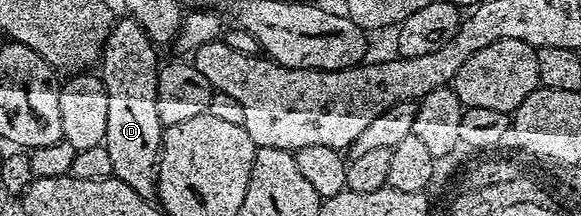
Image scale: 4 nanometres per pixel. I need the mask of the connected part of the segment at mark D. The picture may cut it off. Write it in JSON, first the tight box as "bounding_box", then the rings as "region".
{"bounding_box":[101,17,164,199],"region":[[[123,17],[111,28],[111,33],[103,46],[101,56],[101,78],[103,88],[109,97],[109,125],[105,129],[103,146],[107,148],[109,158],[113,160],[113,176],[125,181],[133,193],[143,199],[151,199],[156,194],[159,182],[159,150],[163,147],[164,126],[161,117],[157,117],[157,81],[161,58],[157,52],[157,45],[147,36],[145,29],[137,25],[137,21],[130,17]]]}

